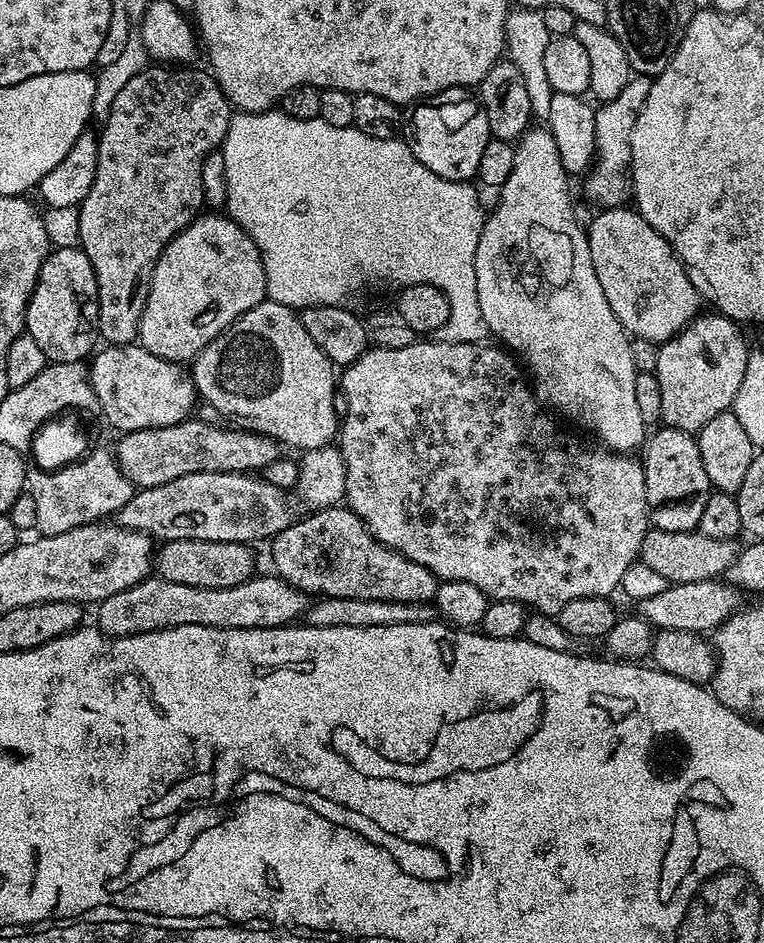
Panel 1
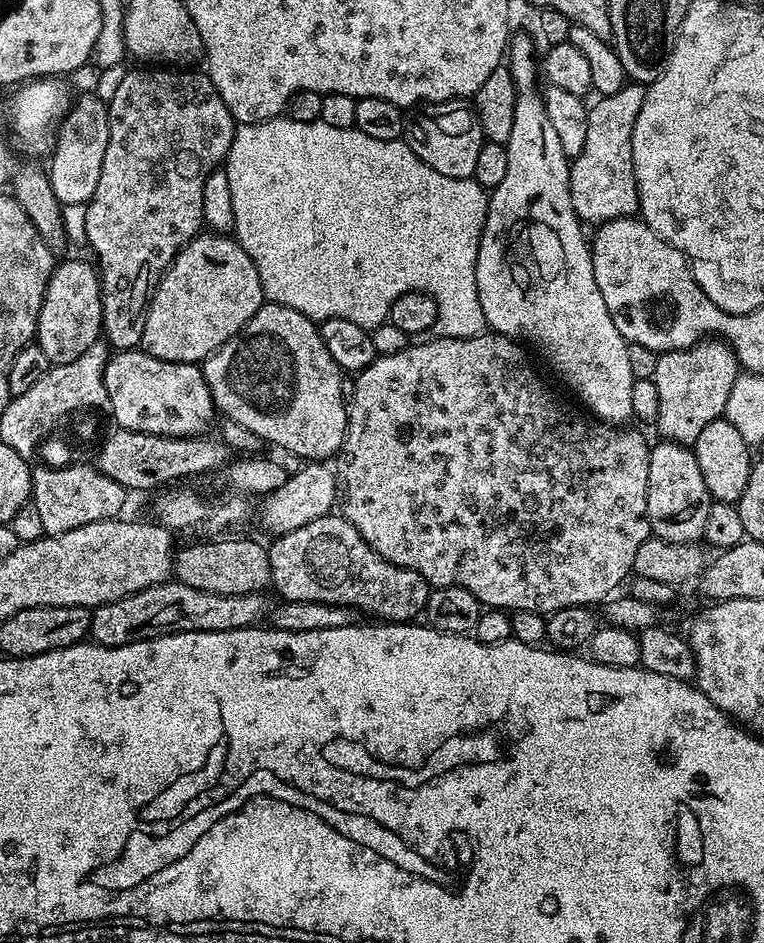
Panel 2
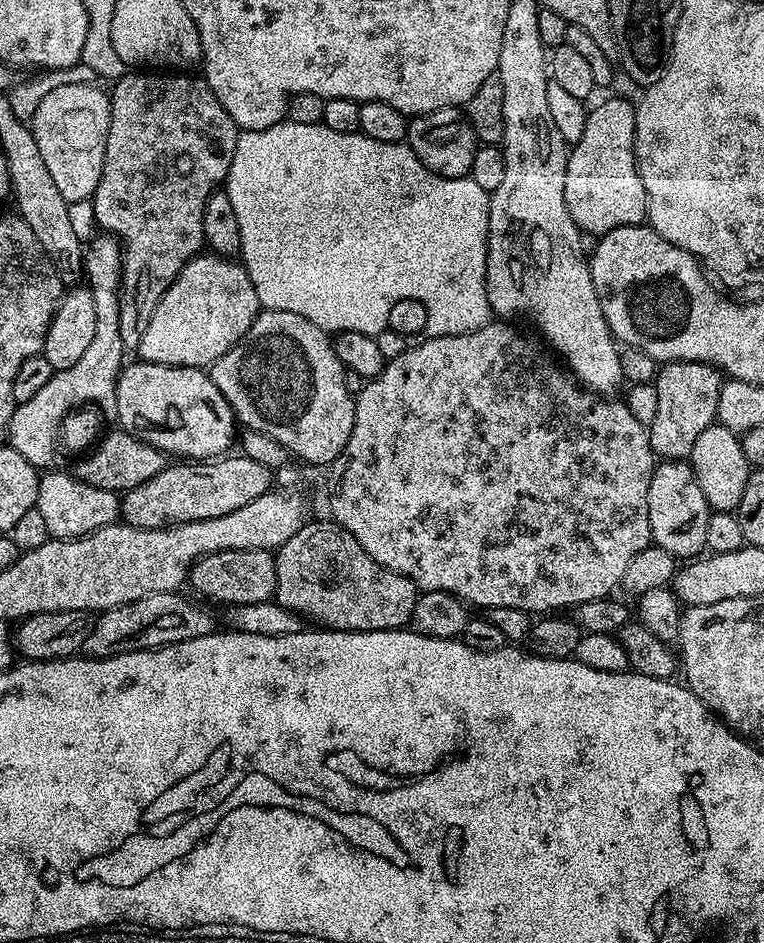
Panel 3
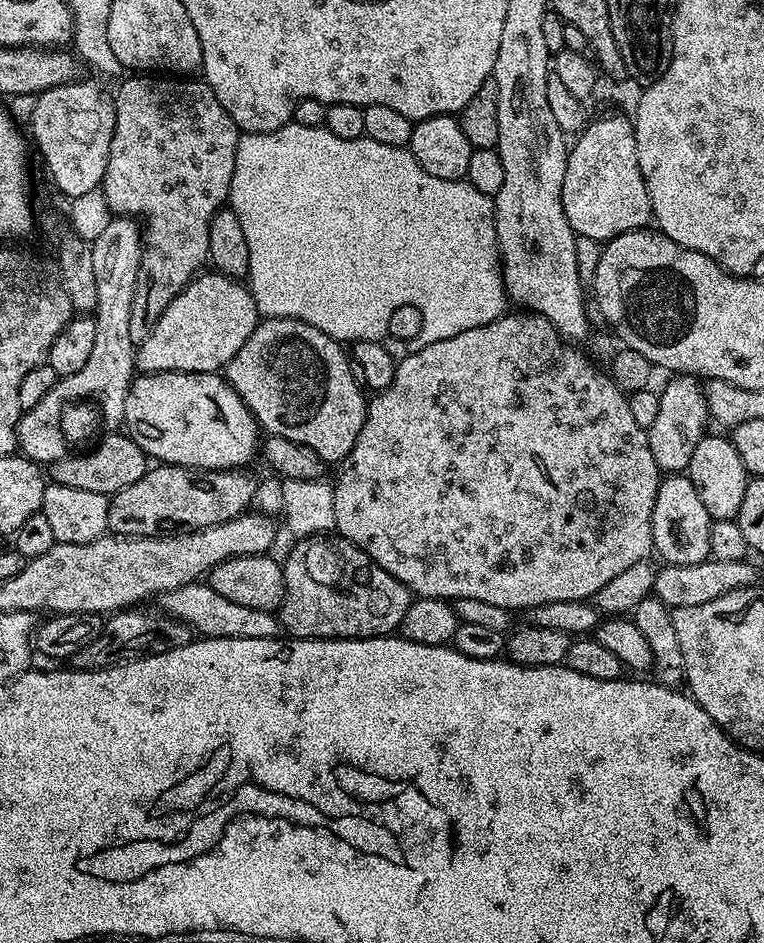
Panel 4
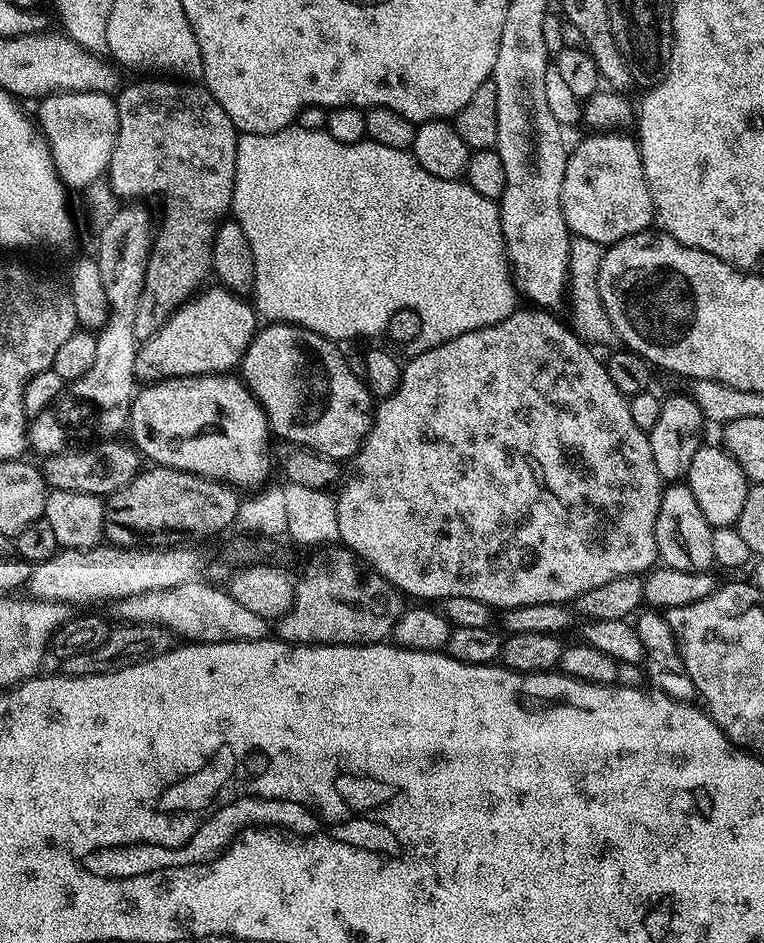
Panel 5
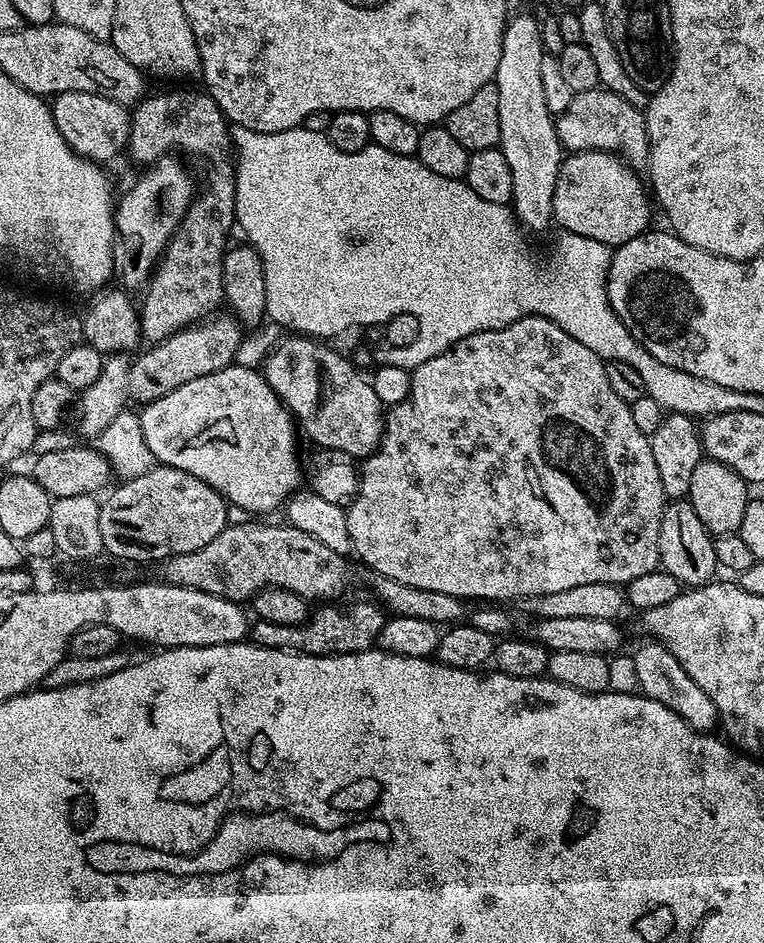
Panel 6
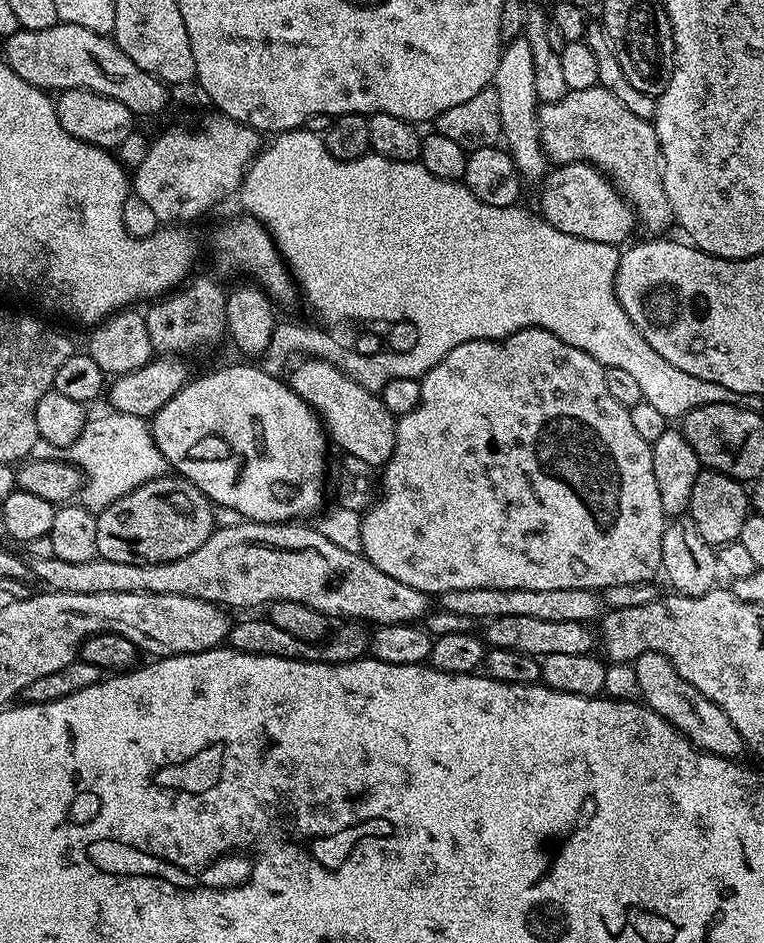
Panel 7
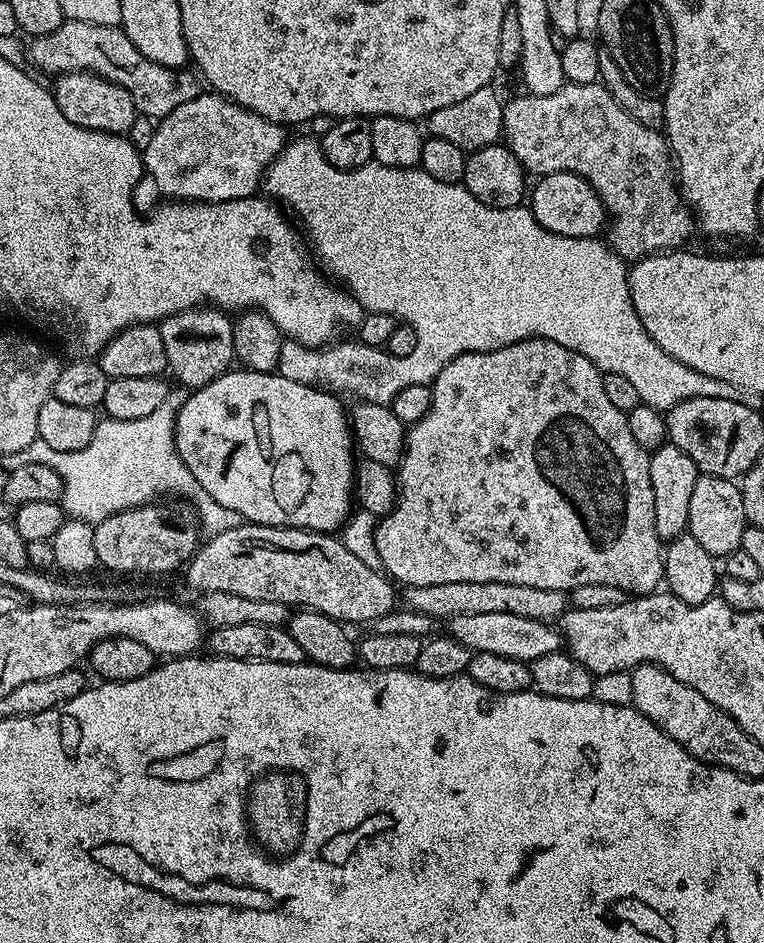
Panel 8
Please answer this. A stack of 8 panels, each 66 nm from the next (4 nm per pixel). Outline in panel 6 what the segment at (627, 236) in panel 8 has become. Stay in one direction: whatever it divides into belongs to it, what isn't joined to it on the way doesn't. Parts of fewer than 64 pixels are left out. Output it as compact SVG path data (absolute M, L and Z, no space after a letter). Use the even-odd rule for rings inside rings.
M601 86L594 90L575 93L566 110L555 117L556 134L561 149L574 152L615 152L621 160L640 166L648 158L648 131L644 112L630 106L626 98Z

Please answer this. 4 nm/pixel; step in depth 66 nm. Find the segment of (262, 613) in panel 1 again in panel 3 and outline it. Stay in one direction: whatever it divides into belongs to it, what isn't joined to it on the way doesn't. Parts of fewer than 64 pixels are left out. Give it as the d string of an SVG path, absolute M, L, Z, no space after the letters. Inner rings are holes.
M179 591L155 592L146 594L134 602L126 602L122 606L105 608L99 613L94 630L90 630L90 638L86 638L82 649L83 655L90 657L91 660L101 660L118 654L190 642L190 638L202 638L217 631L218 624L210 609L203 608L202 605L180 595L184 594Z

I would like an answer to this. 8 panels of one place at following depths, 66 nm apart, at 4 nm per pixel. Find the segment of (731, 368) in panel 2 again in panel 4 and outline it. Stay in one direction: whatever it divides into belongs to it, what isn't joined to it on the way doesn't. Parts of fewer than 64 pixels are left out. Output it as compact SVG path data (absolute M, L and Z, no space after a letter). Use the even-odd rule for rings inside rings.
M676 374L671 377L672 380L665 388L659 389L660 401L658 402L658 415L654 417L654 426L646 429L648 441L650 442L650 454L654 454L654 462L659 466L661 473L680 474L690 466L690 457L694 455L694 446L706 434L704 428L710 424L708 415L708 403L704 397L704 384L697 377Z

